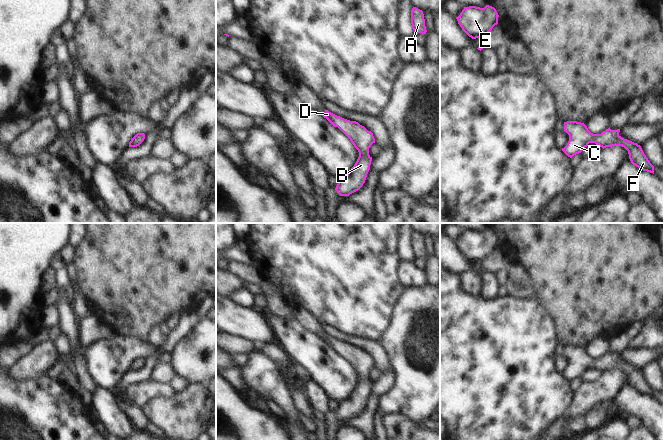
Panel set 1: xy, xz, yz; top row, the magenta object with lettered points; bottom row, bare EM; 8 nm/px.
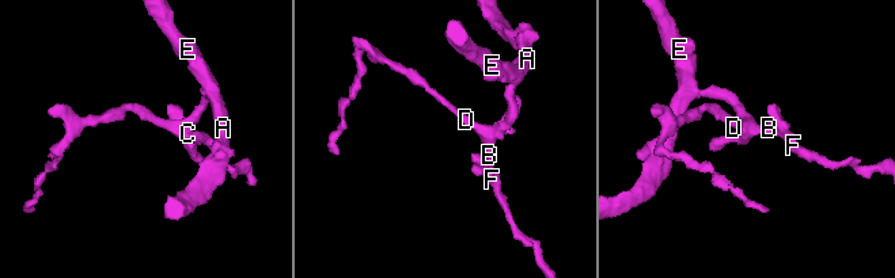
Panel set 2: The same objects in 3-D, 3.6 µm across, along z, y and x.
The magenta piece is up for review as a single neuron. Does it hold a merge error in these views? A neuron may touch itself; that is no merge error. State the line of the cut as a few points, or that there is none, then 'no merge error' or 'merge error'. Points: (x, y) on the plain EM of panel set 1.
cut none; no merge error

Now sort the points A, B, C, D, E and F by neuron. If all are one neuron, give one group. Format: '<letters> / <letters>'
A B C D E F

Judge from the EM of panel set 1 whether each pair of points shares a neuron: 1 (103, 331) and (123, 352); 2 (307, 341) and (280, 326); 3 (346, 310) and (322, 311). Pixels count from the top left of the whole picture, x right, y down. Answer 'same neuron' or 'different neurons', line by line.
1: different neurons
2: same neuron
3: same neuron

